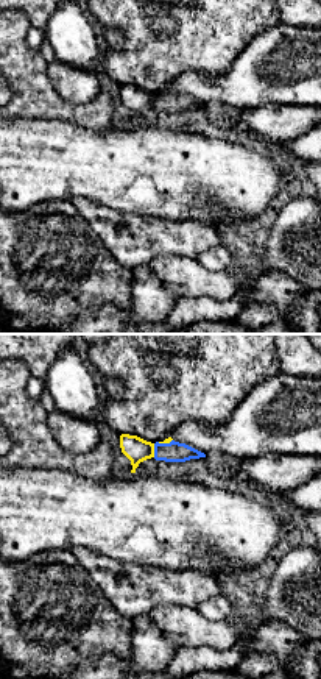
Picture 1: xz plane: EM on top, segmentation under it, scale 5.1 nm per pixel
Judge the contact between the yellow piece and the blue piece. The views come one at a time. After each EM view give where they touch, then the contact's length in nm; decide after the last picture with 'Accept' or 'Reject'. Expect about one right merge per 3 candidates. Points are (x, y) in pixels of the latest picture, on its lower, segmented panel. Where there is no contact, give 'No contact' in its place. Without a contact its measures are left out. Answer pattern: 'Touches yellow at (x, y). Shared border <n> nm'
Touches yellow at (153, 450). Shared border 70 nm

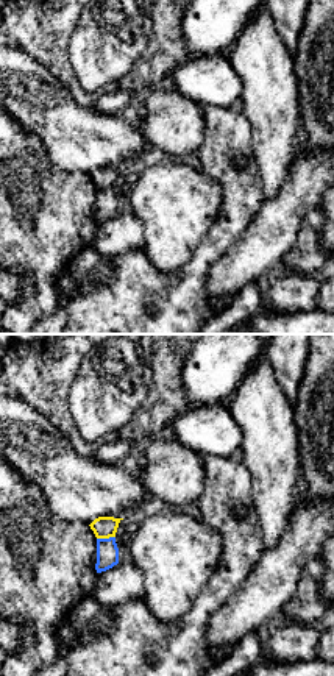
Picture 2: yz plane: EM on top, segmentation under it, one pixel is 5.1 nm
Touches yellow at (105, 537). Shared border 100 nm

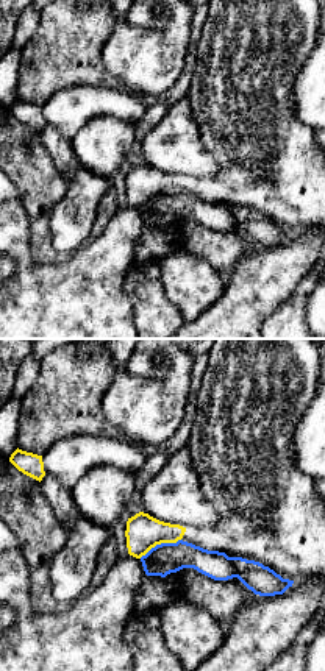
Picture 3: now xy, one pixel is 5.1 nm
Touches yellow at (160, 543). Shared border 240 nm

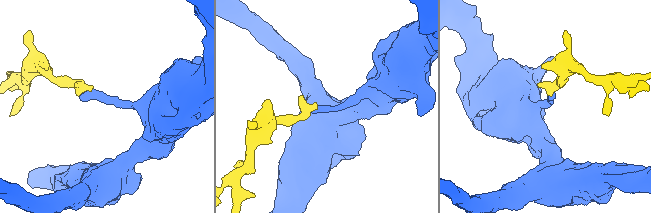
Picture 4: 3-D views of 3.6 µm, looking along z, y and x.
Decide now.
Reject

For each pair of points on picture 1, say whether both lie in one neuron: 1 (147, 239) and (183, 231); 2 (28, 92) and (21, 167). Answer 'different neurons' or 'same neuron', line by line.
1: same neuron
2: different neurons

